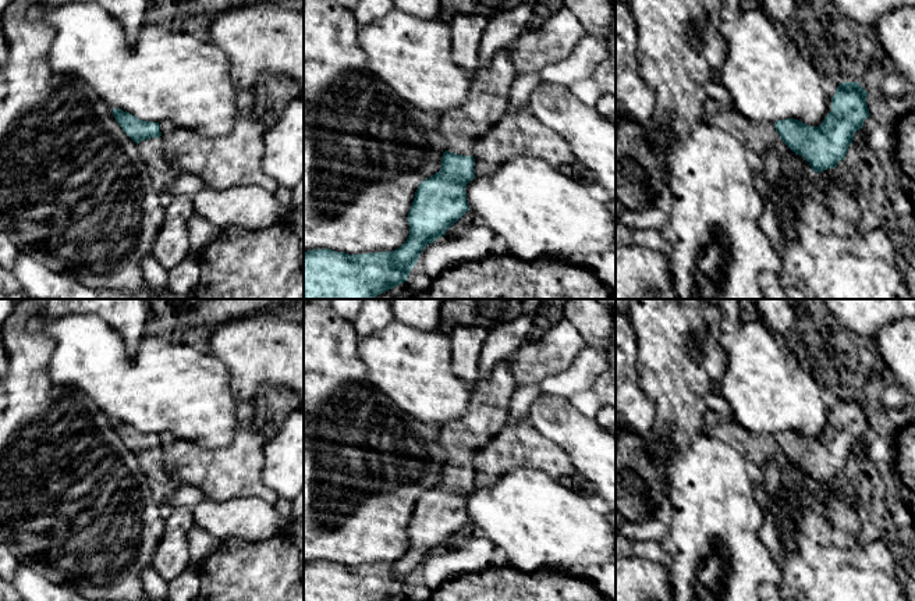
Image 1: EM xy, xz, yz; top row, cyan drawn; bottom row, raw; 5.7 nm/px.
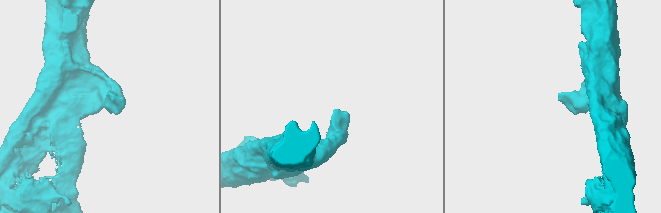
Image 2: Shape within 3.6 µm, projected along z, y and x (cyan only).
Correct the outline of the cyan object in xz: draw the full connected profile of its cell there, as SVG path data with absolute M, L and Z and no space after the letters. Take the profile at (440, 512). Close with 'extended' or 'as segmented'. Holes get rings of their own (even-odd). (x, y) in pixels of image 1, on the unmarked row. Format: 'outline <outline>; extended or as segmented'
outline M510 359L503 360L472 387L467 412L437 427L448 460L440 483L415 504L407 552L391 563L304 563L304 601L393 601L405 594L422 562L469 523L465 498L475 490L474 456L506 426L517 388Z; extended

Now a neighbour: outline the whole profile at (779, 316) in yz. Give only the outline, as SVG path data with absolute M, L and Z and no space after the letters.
M755 299L755 303L766 328L784 342L801 366L813 373L819 355L811 352L801 338L792 299Z

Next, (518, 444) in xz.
M528 419L506 423L492 441L474 456L475 488L489 488L507 472L528 466L558 480L577 469L571 458L543 437Z

